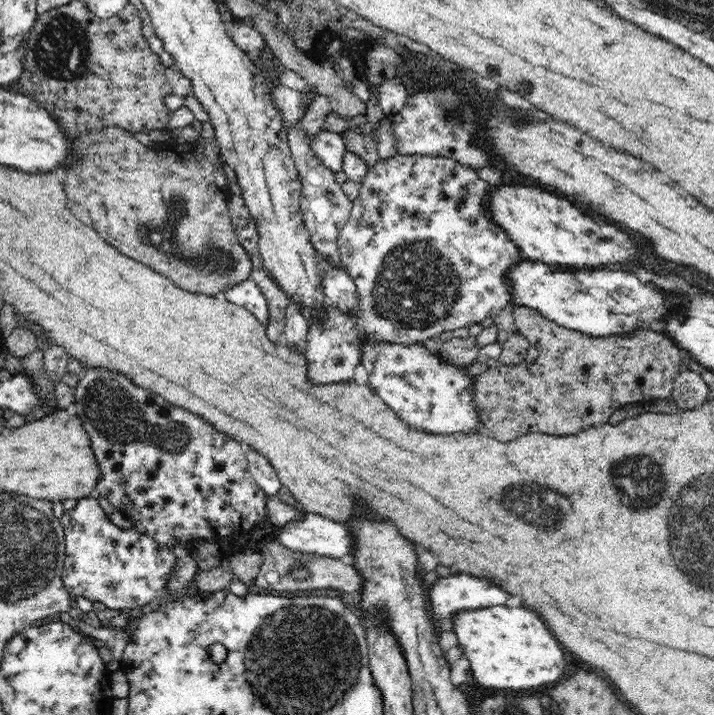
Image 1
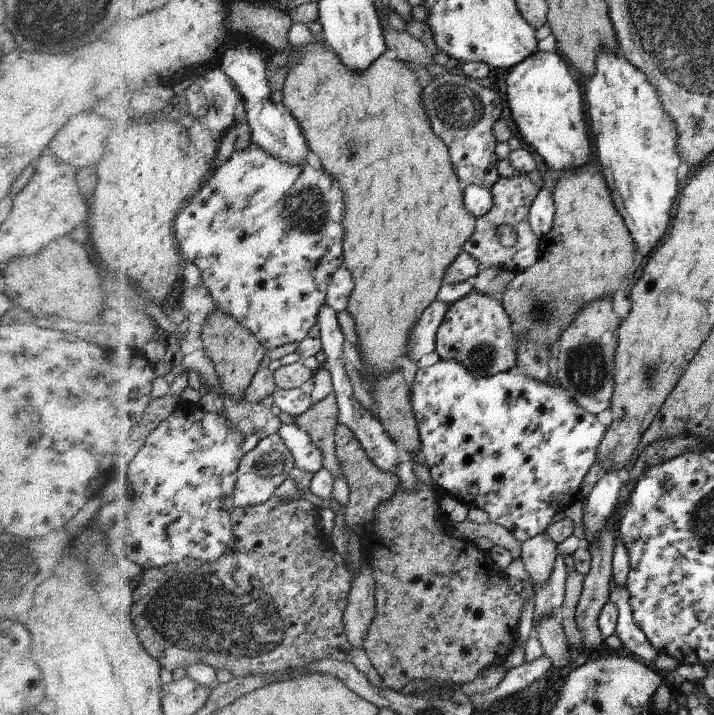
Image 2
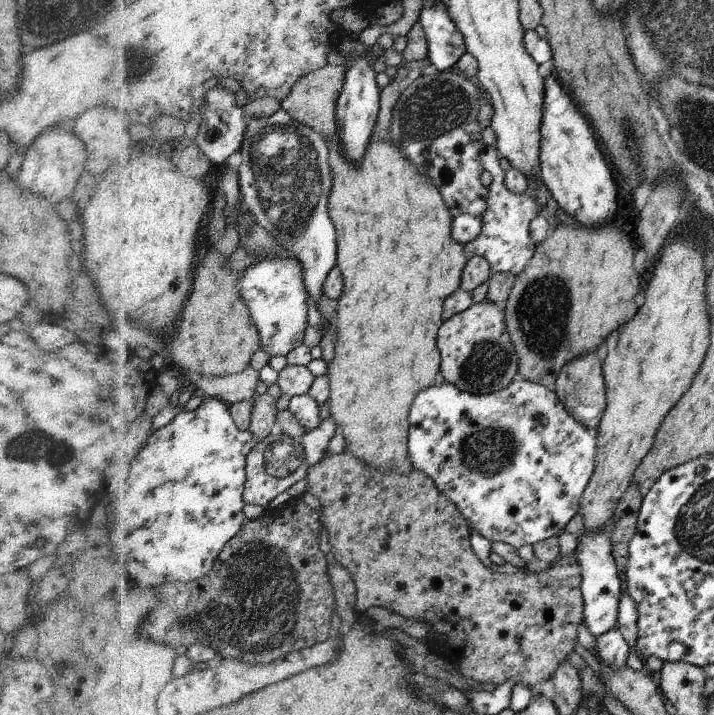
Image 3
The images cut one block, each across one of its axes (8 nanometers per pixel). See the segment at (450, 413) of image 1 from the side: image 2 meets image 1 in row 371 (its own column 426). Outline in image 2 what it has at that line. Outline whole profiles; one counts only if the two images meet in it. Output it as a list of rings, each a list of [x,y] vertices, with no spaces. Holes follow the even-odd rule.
[[[441,359],[433,366],[420,368],[416,372],[414,388],[412,388],[411,404],[413,416],[417,423],[419,438],[421,441],[420,458],[431,469],[432,479],[436,484],[436,489],[440,494],[454,496],[458,500],[470,506],[477,506],[488,513],[489,522],[496,523],[508,529],[514,534],[516,539],[524,543],[533,539],[541,533],[545,533],[551,524],[553,516],[558,512],[568,509],[580,496],[580,484],[582,478],[586,476],[588,468],[596,460],[596,448],[602,442],[602,436],[606,432],[606,426],[596,418],[595,414],[587,412],[576,402],[575,398],[562,389],[560,385],[550,386],[546,381],[535,381],[527,375],[518,376],[510,371],[499,374],[487,375],[484,377],[474,377],[459,361],[453,359]]]

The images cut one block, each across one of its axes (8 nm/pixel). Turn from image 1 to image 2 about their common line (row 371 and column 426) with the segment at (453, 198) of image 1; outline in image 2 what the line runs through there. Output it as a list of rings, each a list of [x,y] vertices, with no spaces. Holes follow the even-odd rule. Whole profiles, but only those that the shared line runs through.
[[[438,300],[436,304],[432,304],[432,308],[428,308],[428,312],[422,314],[422,320],[418,320],[420,324],[416,323],[414,332],[410,334],[410,344],[408,344],[410,359],[418,361],[424,355],[435,350],[438,331],[445,320],[448,308],[449,306]]]

